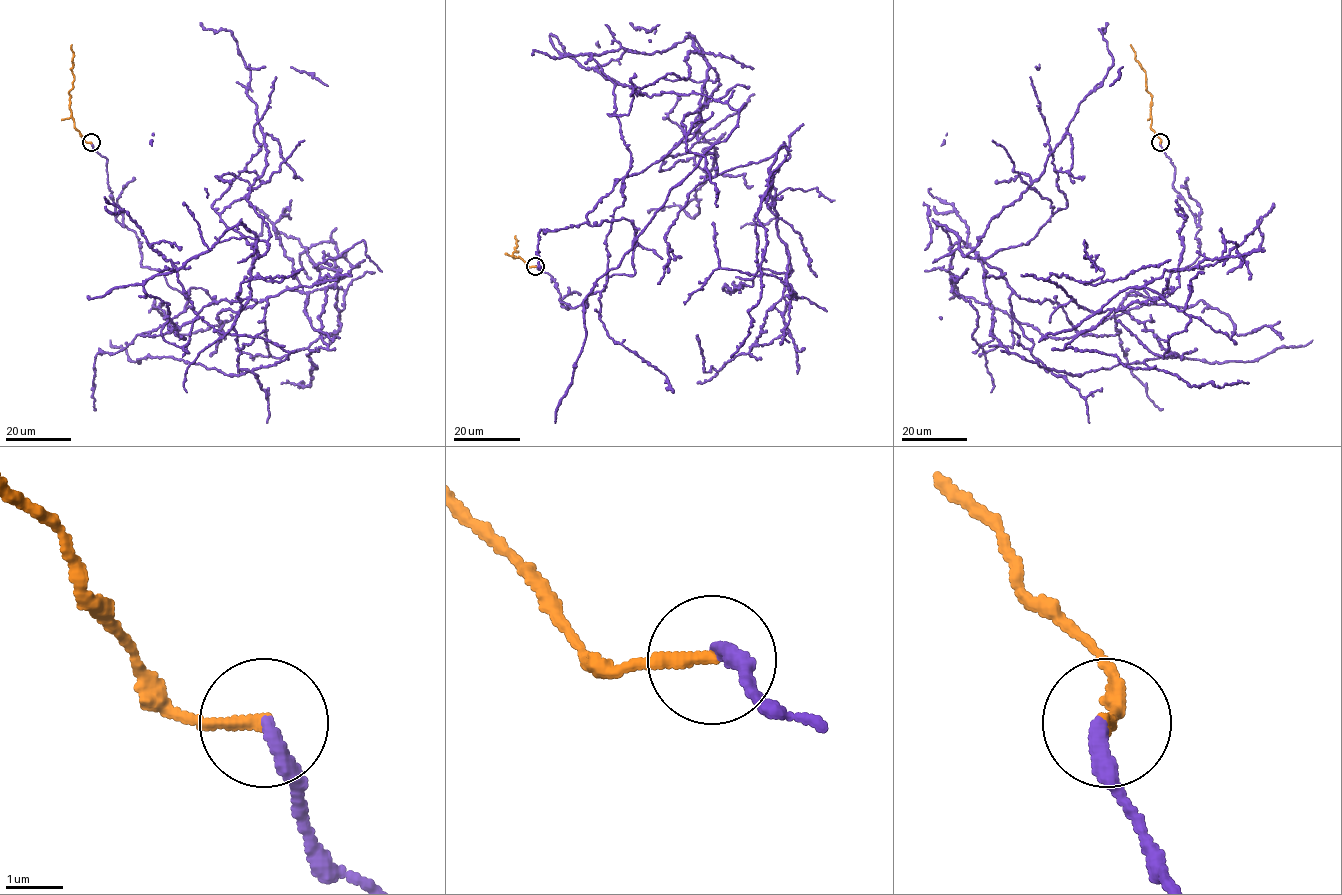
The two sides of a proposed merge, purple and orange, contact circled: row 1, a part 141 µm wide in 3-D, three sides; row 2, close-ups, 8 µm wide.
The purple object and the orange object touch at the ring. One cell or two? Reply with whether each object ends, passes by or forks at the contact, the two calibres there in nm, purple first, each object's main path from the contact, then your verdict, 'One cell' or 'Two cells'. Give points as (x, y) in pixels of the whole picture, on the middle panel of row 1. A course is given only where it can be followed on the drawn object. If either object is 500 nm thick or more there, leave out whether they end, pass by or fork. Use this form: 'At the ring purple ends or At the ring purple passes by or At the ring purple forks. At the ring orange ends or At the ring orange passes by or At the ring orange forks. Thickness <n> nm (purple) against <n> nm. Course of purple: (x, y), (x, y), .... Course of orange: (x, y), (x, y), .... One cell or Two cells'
At the ring purple ends. At the ring orange ends. Thickness 280 nm (purple) against 240 nm. Course of purple: (535, 266), (634, 274), (587, 214), (700, 120), (691, 39), (589, 54), (599, 318), (674, 393). Course of orange: (535, 266), (529, 267), (519, 256), (513, 257), (512, 254), (518, 251), (515, 249), (516, 235). One cell

